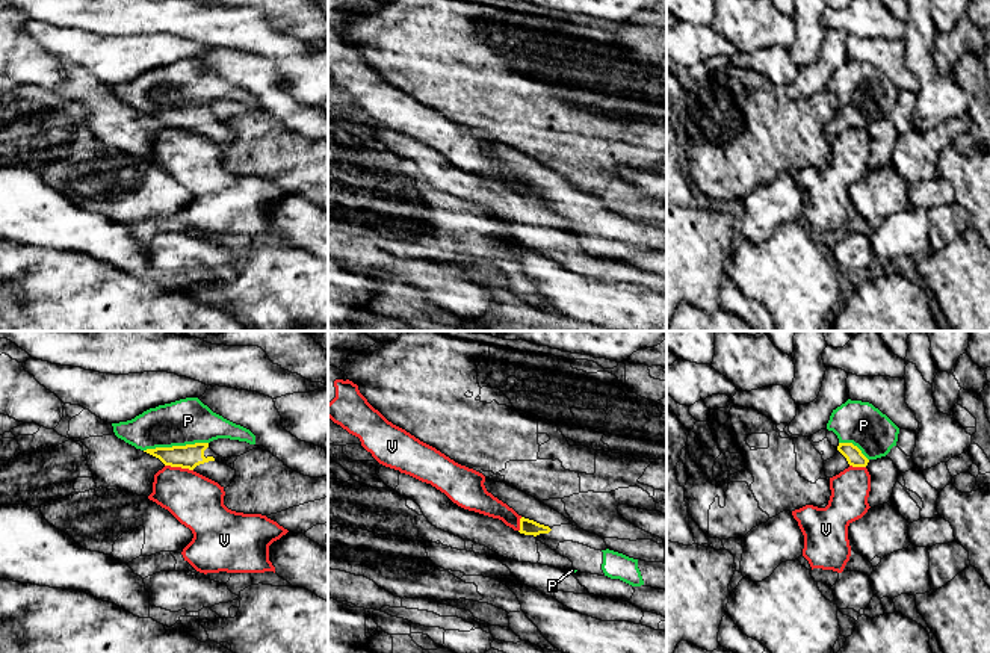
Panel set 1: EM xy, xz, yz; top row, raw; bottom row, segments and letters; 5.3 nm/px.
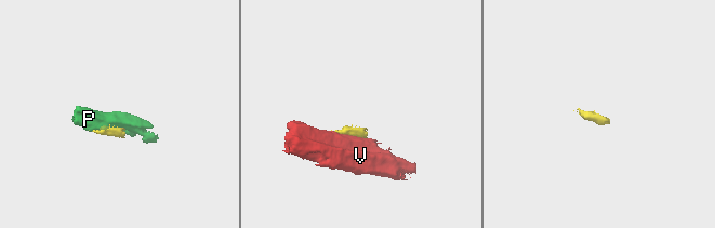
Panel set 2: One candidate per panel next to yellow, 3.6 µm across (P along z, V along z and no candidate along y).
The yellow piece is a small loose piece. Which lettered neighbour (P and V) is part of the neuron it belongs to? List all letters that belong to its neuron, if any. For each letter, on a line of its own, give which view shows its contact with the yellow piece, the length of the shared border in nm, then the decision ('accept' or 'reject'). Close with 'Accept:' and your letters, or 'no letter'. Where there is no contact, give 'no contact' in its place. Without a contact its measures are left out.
P: xy | 340 nm | accept
V: xy | 160 nm | reject
Accept: P

